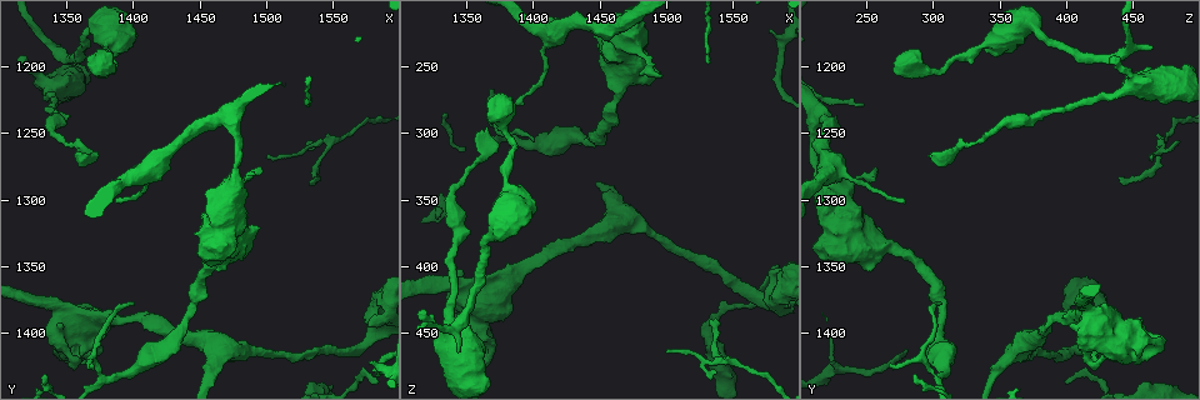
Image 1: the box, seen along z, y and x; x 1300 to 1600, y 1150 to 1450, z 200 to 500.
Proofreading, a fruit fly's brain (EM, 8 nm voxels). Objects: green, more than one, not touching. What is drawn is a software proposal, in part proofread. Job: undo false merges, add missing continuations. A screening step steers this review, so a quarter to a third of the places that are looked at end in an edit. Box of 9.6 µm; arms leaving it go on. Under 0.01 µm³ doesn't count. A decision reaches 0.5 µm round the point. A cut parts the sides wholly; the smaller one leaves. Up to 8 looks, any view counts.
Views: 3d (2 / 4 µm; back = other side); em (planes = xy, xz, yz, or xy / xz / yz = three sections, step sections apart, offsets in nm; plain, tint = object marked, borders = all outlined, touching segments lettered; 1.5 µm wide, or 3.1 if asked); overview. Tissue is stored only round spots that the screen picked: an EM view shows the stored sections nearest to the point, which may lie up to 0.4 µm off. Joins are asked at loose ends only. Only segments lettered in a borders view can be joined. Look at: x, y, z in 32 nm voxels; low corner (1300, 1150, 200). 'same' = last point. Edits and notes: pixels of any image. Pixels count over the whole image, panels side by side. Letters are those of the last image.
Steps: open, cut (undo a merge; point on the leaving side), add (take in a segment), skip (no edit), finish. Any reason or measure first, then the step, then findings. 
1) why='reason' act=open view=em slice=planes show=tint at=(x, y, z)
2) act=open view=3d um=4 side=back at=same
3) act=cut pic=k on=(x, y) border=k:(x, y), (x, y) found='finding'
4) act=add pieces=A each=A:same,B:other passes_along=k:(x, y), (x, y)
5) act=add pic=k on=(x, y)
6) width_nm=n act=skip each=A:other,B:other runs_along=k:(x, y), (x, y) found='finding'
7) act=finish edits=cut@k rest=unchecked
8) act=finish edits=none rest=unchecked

why='free end' act=open view=3d um=4 at=(1320, 1194, 434)

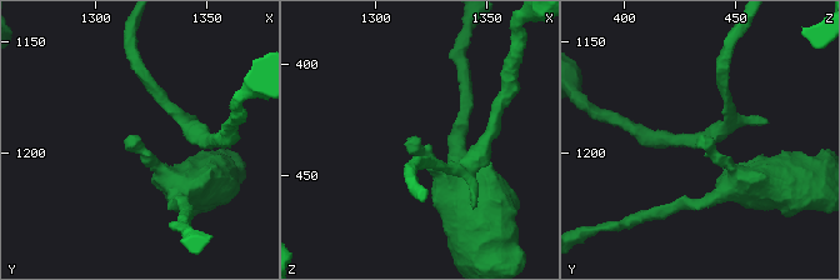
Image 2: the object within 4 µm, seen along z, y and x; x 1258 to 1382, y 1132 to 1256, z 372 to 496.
why='shape alone is not enough' act=open view=em slice=planes show=tint at=(1318, 1193, 434)

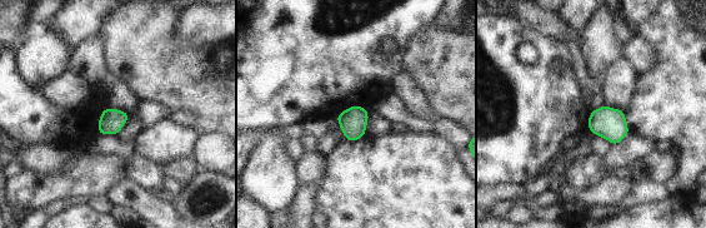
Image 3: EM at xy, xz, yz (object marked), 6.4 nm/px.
act=open view=em slice=planes show=borders at=same

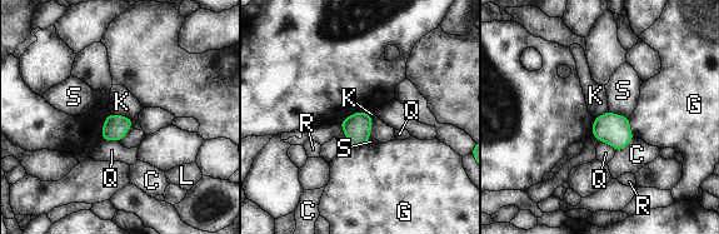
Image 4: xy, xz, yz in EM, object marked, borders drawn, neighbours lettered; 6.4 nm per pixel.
act=skip each=C:other,G:other,K:other,L:other,Q:other,R:other,S:other border=4:(110, 111), (131, 119) found='none of them fits'

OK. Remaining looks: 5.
why='an open end' act=open view=em slice=planes show=borders at=(1496, 1276, 258)

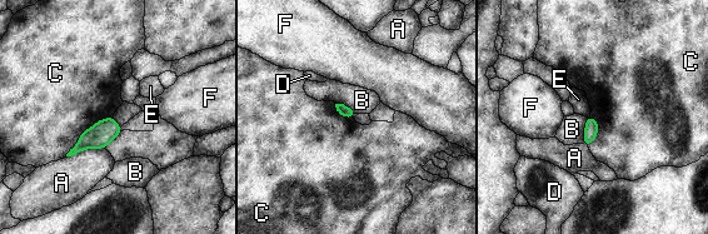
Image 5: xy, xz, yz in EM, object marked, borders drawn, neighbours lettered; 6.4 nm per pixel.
act=skip each=A:other,B:other,C:other,D:other,E:other,F:other border=5:(113, 115), (86, 128), (65, 155) found='no lettered segment goes on from it'

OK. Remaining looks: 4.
act=open view=3d um=2 at=(1546, 1260, 472)

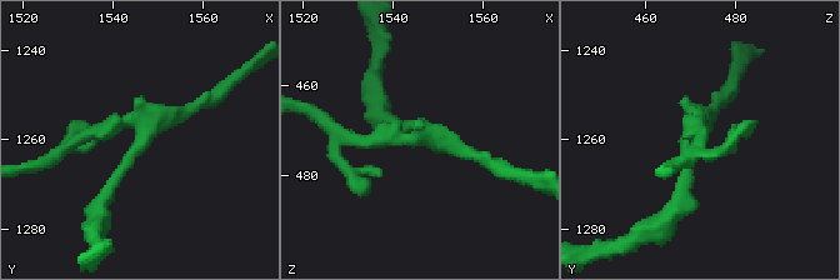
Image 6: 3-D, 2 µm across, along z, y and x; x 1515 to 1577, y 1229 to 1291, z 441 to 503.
why='now the EM' act=open view=em slice=xy step=8 show=tint at=(1547, 1259, 471)

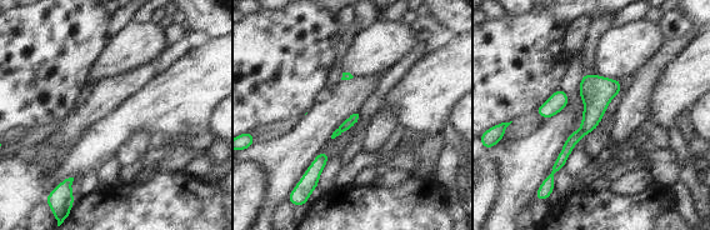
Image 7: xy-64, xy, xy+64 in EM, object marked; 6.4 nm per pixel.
why='cut it another way' act=open view=em slice=yz step=8 show=borders at=same

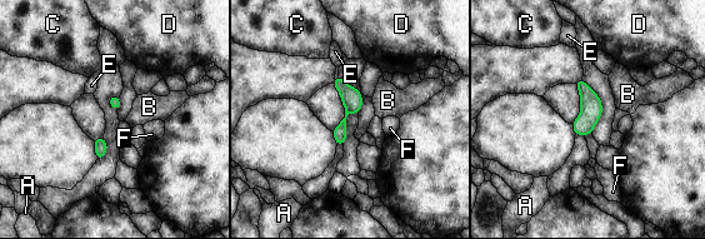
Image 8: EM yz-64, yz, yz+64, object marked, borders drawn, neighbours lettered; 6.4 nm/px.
act=skip each=A:other,B:other,C:other,D:other,E:other,F:other runs_along=8:(338, 80), (348, 93), (340, 142) found='one cell here'

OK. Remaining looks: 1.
act=finish edits=none rest=unchecked

